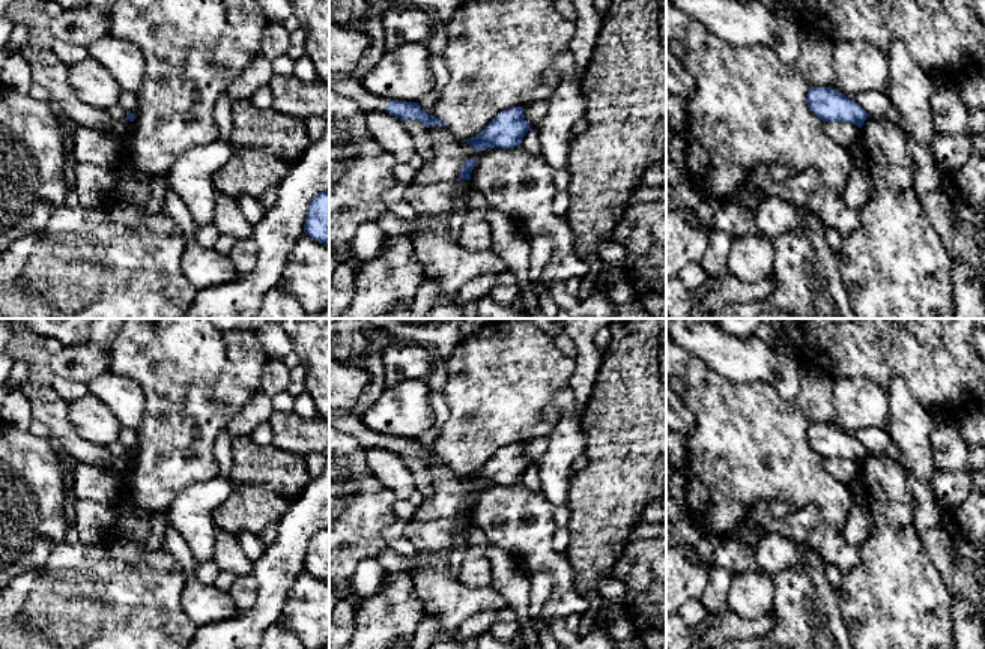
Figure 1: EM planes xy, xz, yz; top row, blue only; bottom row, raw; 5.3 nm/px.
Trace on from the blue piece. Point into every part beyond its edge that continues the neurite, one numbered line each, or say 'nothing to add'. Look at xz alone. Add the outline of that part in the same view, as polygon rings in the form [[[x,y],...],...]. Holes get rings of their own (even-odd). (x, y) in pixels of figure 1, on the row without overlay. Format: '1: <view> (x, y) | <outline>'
1: xz (351, 424) | [[[335,410],[329,413],[329,422],[338,433],[353,436],[364,448],[386,449],[385,443],[391,439],[389,436],[370,430],[358,415]]]

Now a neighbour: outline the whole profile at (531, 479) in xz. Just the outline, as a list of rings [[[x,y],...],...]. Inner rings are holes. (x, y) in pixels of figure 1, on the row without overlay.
[[[531,464],[523,476],[522,476],[522,482],[523,485],[531,490],[531,491],[540,491],[541,488],[541,479],[540,479],[540,472],[538,472],[538,467],[537,464]]]

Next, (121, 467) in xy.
[[[129,457],[116,458],[105,469],[128,487],[129,476],[132,473],[132,458]]]

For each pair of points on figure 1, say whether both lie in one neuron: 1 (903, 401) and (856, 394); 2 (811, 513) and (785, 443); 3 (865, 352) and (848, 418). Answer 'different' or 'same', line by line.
1: different
2: different
3: different

